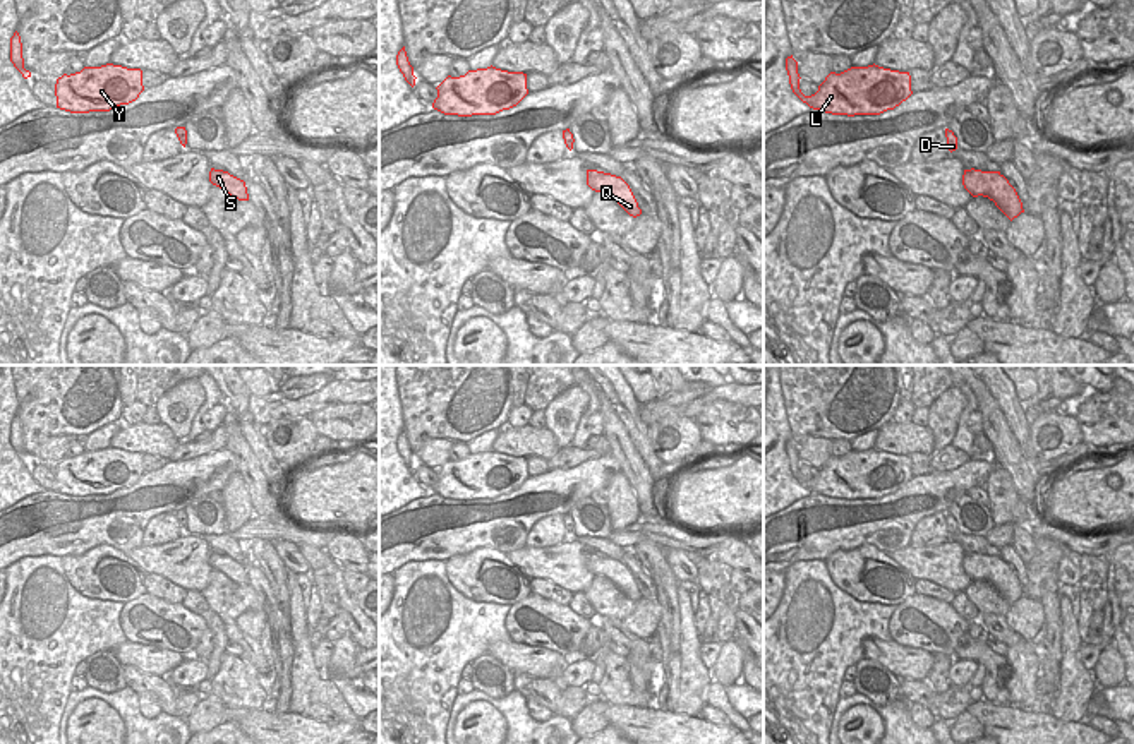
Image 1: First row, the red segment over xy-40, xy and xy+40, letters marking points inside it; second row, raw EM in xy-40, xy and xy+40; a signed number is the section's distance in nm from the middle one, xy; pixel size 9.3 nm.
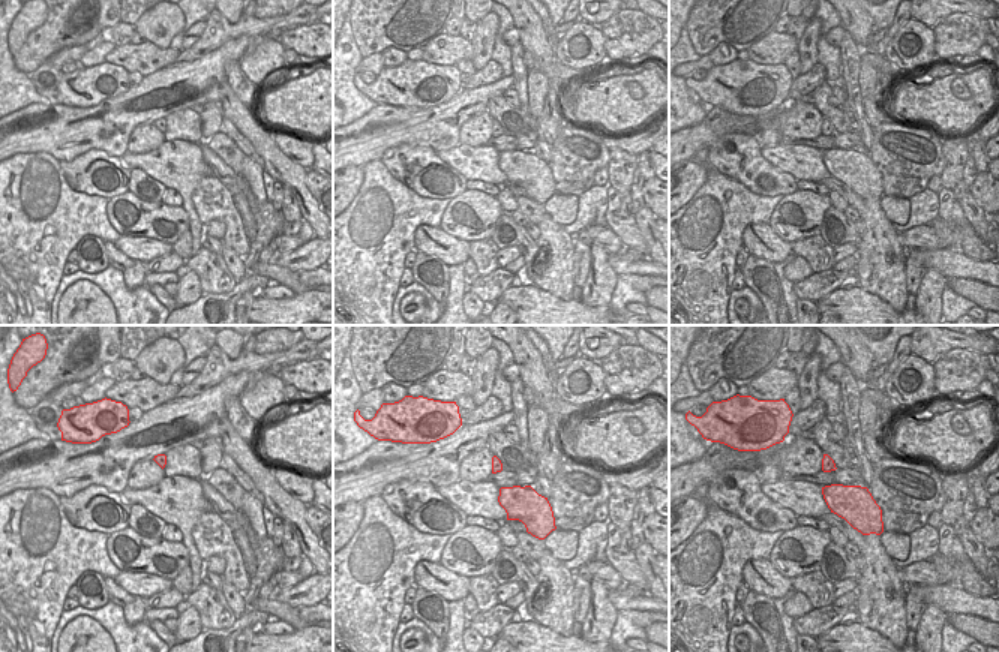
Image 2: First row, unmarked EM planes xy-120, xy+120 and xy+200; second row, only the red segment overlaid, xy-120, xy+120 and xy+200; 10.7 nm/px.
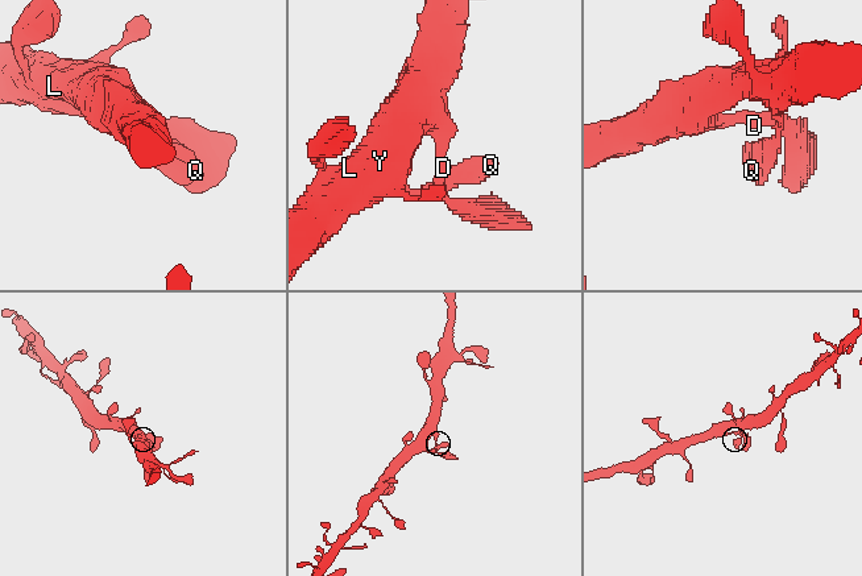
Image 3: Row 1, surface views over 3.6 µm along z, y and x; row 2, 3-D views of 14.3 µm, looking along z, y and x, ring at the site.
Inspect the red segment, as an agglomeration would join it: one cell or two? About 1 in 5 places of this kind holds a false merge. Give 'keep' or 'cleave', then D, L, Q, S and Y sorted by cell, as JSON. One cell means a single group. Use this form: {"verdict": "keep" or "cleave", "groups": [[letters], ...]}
{"verdict": "keep", "groups": [["D", "L", "Q", "S", "Y"]]}

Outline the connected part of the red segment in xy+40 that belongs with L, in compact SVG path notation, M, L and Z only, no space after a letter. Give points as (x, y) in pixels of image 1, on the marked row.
M786 58L793 93L813 110L832 115L880 115L906 101L911 91L909 72L878 65L851 67L841 74L830 72L811 96L799 89L798 62Z

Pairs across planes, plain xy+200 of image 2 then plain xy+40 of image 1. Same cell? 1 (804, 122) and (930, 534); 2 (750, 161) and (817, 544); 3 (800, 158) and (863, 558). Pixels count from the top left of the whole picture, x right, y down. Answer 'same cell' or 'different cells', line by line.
1: same cell
2: different cells
3: different cells

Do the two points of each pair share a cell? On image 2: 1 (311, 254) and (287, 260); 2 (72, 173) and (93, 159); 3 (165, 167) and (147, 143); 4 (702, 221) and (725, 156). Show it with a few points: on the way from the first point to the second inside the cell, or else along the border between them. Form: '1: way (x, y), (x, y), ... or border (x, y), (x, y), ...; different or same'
1: way (305, 257), (293, 258); same
2: way (77, 173), (89, 162); same
3: border (164, 140), (147, 152), (128, 152); different
4: border (707, 164), (740, 182), (749, 191); different

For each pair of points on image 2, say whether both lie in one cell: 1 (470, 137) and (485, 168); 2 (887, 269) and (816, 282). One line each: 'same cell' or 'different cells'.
1: different cells
2: different cells

